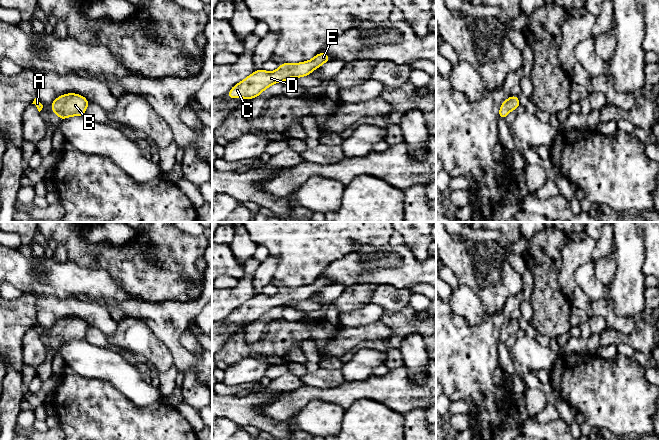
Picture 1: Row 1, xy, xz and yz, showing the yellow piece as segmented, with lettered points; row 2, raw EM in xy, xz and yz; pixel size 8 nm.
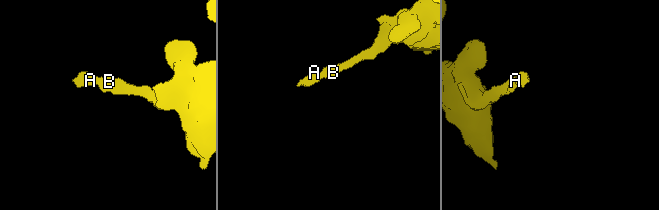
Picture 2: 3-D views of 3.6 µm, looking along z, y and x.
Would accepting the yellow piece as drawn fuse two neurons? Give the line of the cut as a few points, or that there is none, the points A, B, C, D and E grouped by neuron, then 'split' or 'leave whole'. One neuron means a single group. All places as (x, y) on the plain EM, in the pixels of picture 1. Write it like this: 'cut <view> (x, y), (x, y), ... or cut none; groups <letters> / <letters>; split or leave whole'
cut none; groups A B C D E; leave whole

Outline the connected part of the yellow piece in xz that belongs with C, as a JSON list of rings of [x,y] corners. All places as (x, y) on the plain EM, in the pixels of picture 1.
[[[323,276],[318,277],[309,285],[300,287],[282,287],[273,296],[264,293],[256,294],[244,304],[234,309],[226,319],[227,322],[253,323],[271,309],[279,306],[287,306],[290,301],[300,302],[310,299],[312,295],[331,284],[331,281]]]

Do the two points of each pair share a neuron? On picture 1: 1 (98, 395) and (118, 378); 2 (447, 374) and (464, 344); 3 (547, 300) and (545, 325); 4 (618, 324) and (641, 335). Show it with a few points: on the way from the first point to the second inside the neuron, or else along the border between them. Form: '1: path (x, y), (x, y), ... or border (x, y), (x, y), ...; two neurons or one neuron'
1: border (88, 378), (108, 381), (129, 399); two neurons
2: path (447, 367), (463, 351); one neuron
3: path (547, 306), (547, 319); one neuron
4: border (636, 319), (636, 327), (628, 334), (610, 327); two neurons

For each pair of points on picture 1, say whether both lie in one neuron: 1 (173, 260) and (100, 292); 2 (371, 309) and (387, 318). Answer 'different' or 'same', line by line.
1: different
2: different

